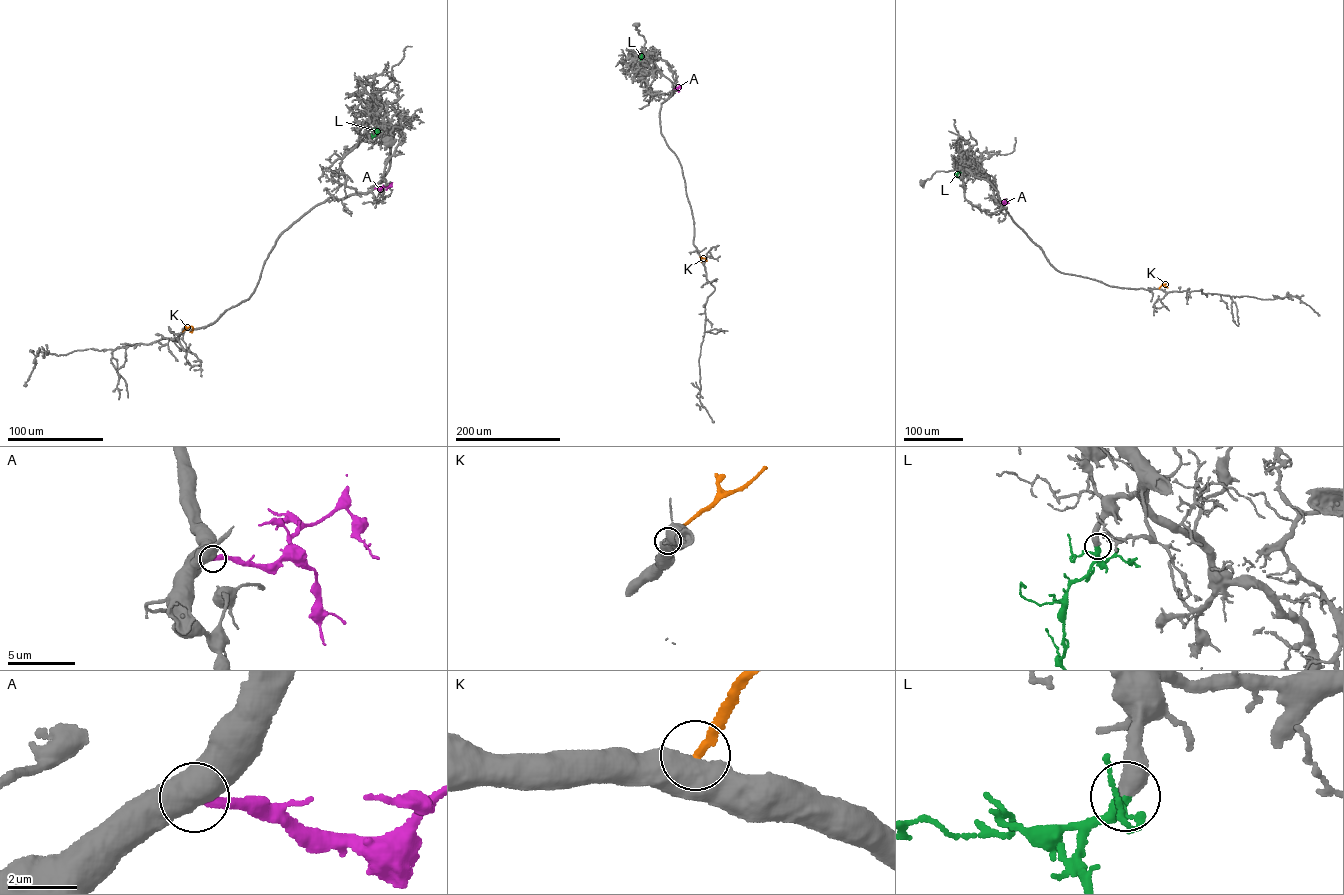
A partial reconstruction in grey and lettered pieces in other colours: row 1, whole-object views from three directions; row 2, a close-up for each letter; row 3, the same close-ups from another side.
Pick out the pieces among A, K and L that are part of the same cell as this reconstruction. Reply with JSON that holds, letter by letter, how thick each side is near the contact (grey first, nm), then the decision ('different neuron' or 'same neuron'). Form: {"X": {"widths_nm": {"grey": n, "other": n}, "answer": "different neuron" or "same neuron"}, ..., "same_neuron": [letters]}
{"A": {"widths_nm": {"grey": 750, "other": 360}, "answer": "different neuron"}, "K": {"widths_nm": {"grey": 850, "other": 260}, "answer": "different neuron"}, "L": {"widths_nm": {"grey": 500, "other": 280}, "answer": "same neuron"}, "same_neuron": ["L"]}

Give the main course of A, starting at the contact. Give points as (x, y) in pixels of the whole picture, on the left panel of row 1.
A: (375, 188), (388, 187), (392, 182)

